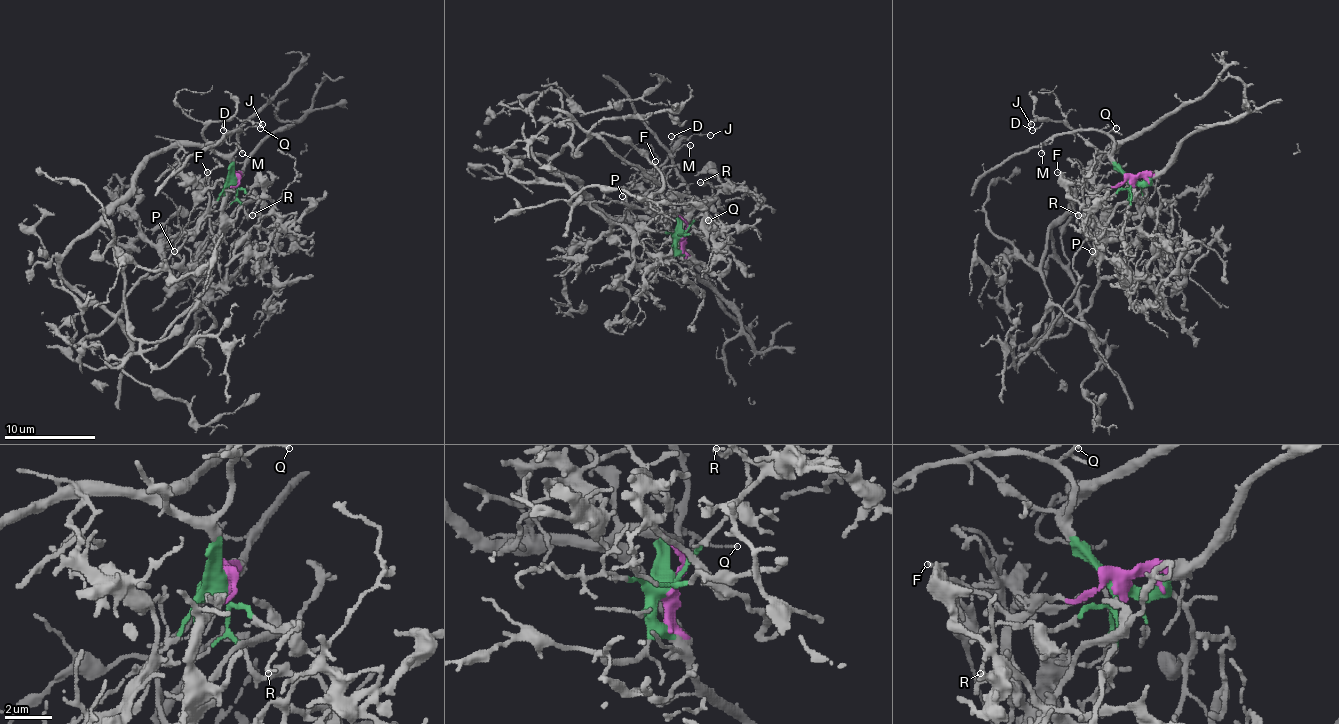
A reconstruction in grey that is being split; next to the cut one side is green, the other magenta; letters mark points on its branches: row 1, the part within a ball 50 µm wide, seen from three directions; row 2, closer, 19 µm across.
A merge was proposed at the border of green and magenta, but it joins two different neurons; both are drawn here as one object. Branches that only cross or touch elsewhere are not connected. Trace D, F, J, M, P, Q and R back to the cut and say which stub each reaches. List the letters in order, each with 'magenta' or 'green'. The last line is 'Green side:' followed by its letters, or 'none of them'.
D: green
F: magenta
J: green
M: green
P: magenta
Q: green
R: green
Green side: D, J, M, Q, R

